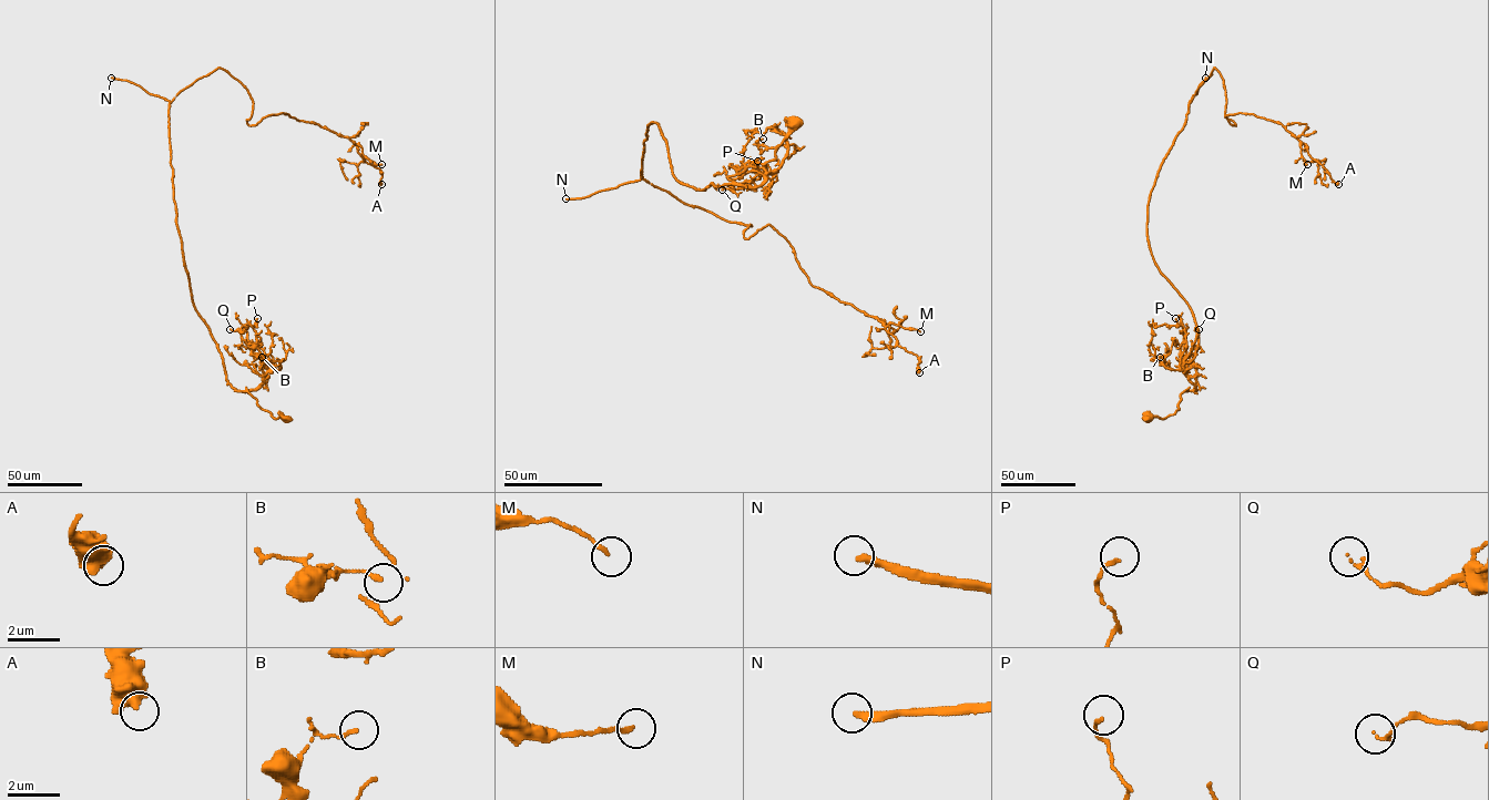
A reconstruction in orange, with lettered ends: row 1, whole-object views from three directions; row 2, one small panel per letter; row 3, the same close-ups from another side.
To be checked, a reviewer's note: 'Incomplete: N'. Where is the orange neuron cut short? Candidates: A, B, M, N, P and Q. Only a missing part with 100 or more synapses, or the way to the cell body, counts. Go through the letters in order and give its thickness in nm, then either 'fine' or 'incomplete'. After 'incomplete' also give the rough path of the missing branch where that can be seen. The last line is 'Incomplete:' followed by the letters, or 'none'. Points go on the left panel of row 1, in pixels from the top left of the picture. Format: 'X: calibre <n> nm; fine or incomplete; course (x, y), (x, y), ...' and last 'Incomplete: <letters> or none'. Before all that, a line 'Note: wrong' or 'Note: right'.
Note: right
A: calibre 500 nm; fine
B: calibre 150 nm; fine
M: calibre 150 nm; fine
N: calibre 280 nm; incomplete
P: calibre 120 nm; fine
Q: calibre 140 nm; fine
Incomplete: N

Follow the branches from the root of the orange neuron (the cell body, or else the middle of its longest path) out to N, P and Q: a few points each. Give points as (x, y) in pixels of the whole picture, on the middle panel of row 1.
N: (795, 124), (774, 159), (730, 175), (734, 183), (696, 190), (674, 176), (652, 122), (641, 178), (565, 198)
P: (795, 124), (774, 159), (727, 177), (760, 186), (766, 166), (762, 174), (752, 172), (757, 161)
Q: (795, 124), (774, 159), (727, 177), (760, 186), (764, 166), (757, 178), (746, 181), (744, 187), (722, 190)

